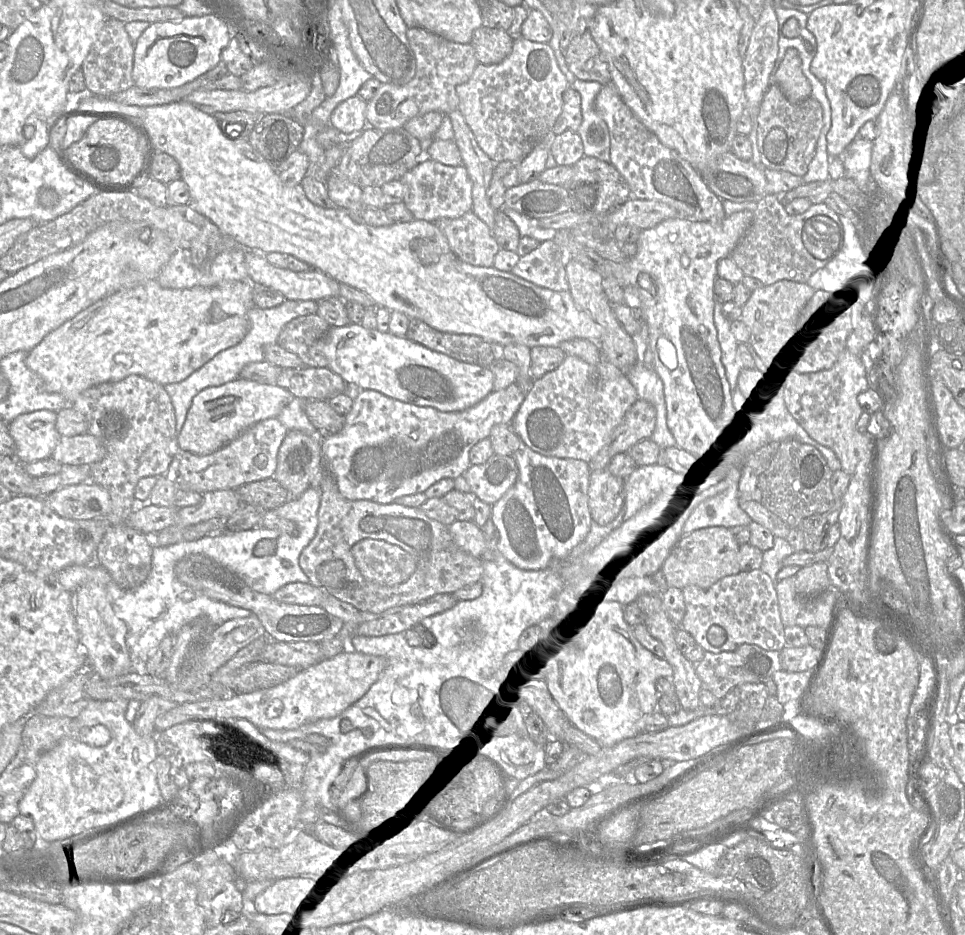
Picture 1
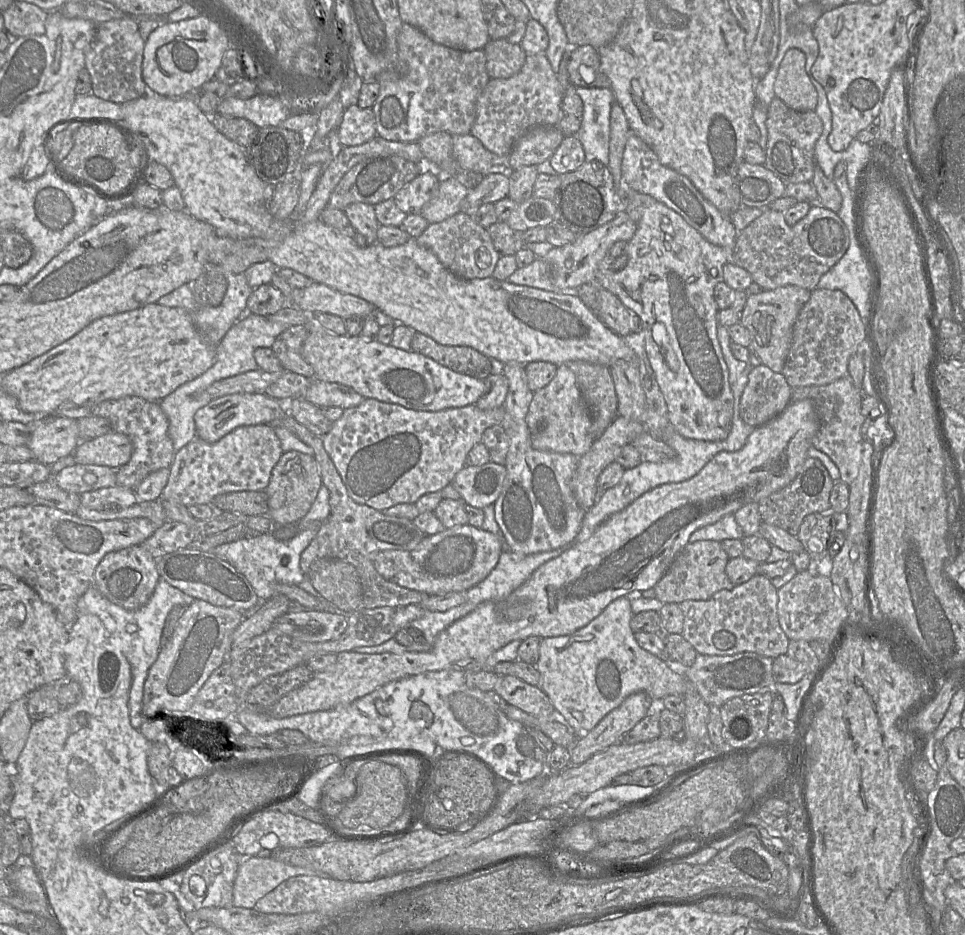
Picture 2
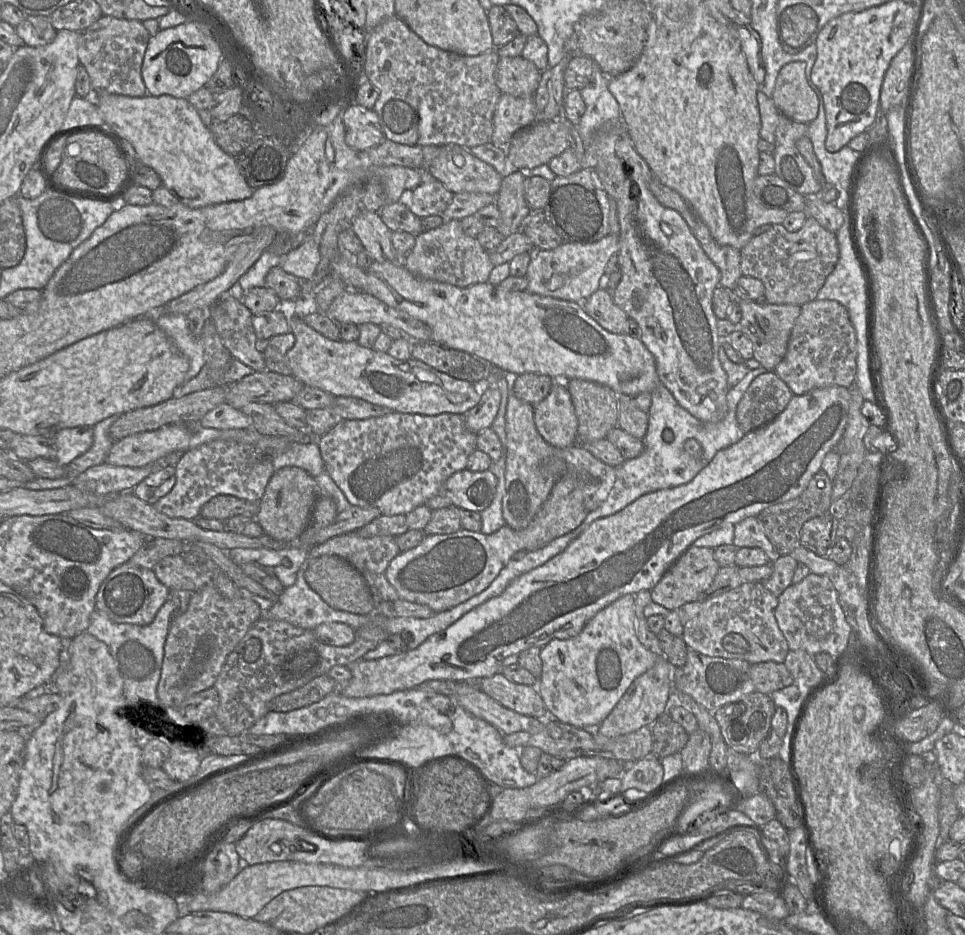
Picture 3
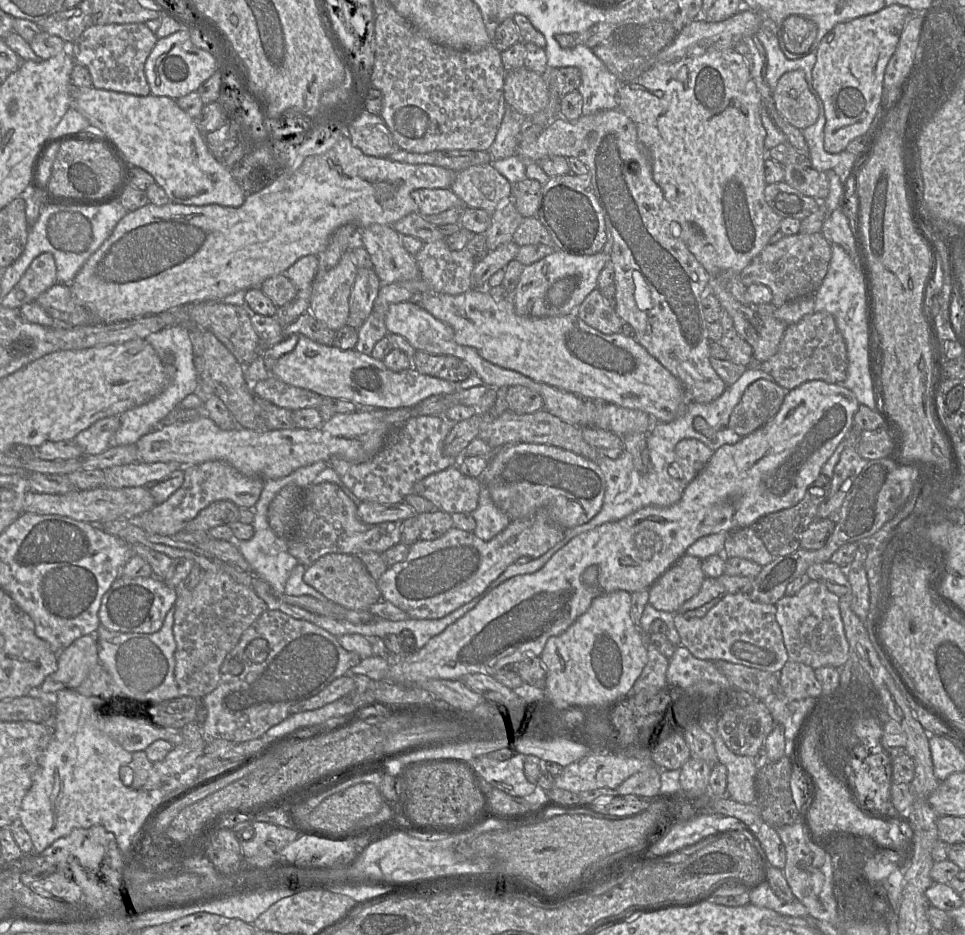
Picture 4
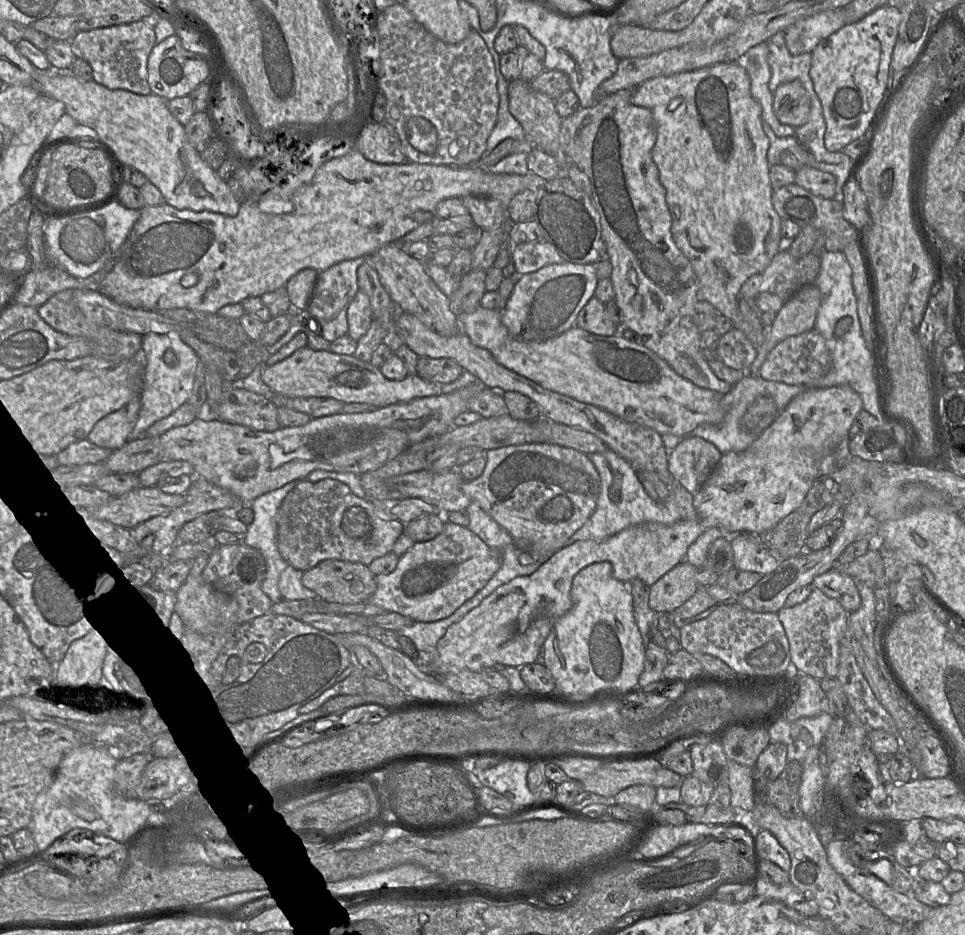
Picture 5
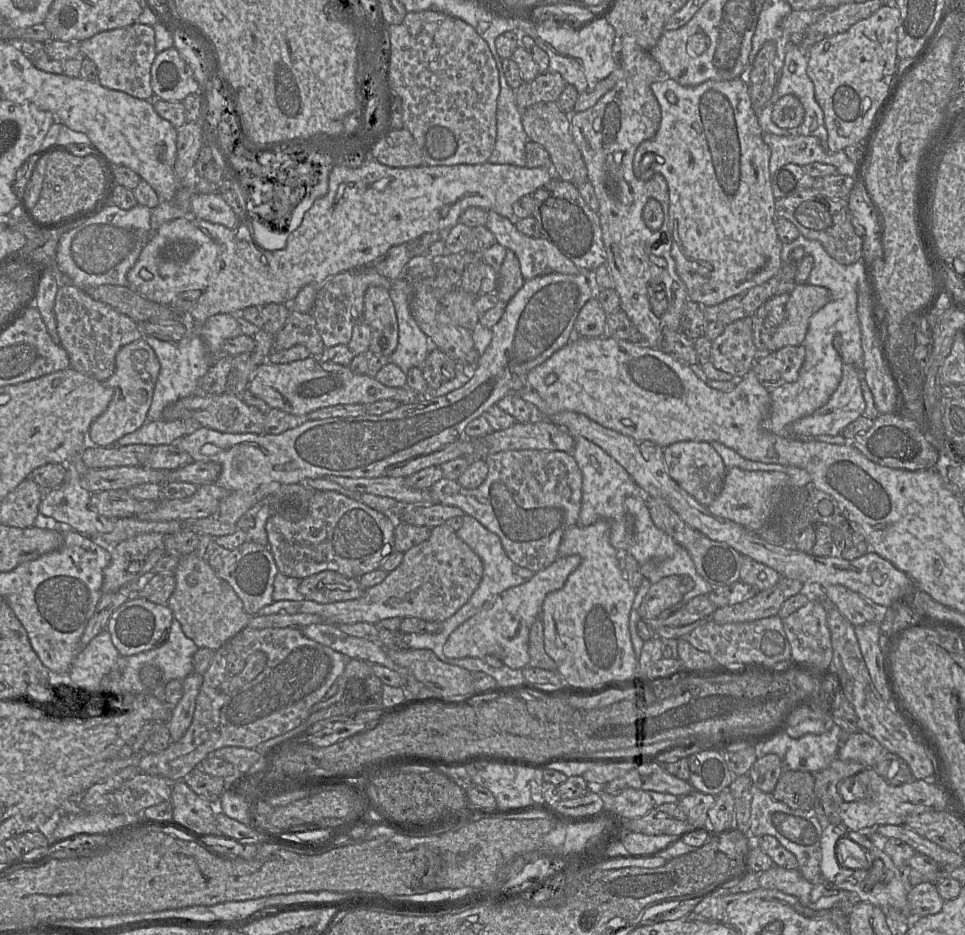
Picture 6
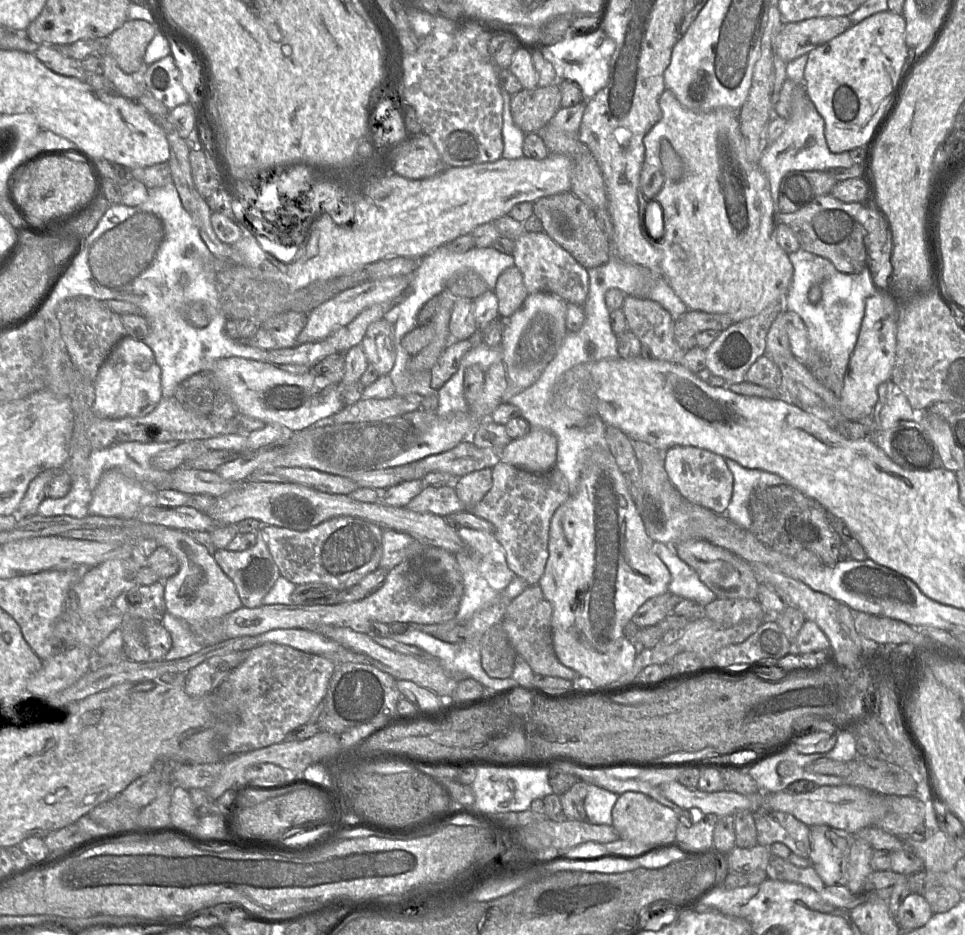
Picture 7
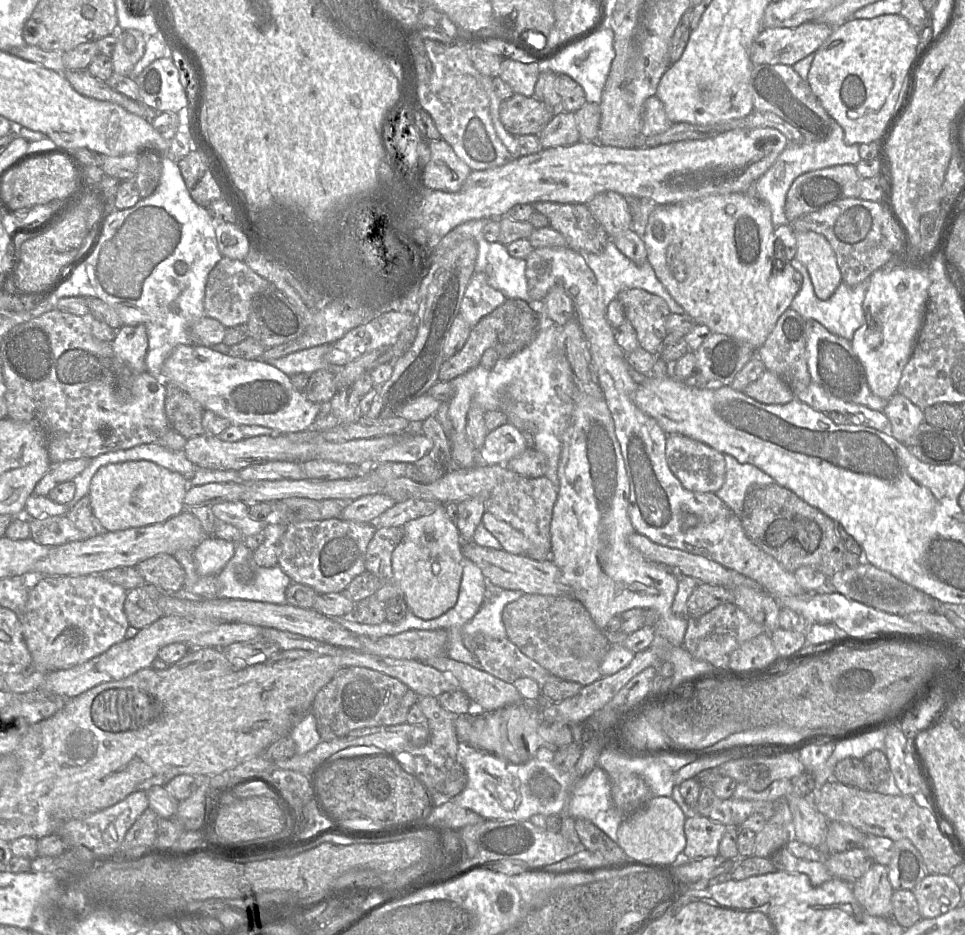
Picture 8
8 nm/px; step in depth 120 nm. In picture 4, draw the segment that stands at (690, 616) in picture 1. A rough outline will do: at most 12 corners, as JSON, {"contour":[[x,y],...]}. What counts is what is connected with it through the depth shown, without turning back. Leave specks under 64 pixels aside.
{"contour":[[726,594],[702,617],[674,613],[703,660],[779,673],[776,605]]}

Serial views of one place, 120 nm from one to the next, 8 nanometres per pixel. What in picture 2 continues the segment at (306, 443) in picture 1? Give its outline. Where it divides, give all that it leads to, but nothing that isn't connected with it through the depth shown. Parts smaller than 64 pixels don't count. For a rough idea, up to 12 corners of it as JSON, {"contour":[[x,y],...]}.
{"contour":[[283,452],[264,490],[274,526],[300,521],[321,484],[314,456]]}

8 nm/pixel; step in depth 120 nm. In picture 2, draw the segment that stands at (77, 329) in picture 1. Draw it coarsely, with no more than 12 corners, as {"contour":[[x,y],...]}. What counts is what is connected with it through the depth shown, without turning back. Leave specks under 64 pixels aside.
{"contour":[[190,312],[93,321],[7,372],[25,412],[160,401],[212,366]]}

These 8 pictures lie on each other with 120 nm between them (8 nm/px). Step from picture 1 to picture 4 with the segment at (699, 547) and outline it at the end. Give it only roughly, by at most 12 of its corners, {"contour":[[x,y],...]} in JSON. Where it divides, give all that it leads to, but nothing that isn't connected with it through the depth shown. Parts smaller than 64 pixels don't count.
{"contour":[[684,554],[649,588],[649,603],[676,613],[706,578]]}

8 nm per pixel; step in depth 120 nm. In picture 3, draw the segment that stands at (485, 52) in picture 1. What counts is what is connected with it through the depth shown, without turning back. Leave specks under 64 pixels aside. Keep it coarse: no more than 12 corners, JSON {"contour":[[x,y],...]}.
{"contour":[[522,55],[500,57],[502,94],[534,96],[542,71]]}

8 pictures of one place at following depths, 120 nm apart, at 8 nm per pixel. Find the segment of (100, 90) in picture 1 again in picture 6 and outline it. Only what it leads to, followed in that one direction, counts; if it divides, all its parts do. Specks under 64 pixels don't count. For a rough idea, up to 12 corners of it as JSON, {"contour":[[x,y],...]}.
{"contour":[[152,26],[79,43],[105,88],[153,99]]}

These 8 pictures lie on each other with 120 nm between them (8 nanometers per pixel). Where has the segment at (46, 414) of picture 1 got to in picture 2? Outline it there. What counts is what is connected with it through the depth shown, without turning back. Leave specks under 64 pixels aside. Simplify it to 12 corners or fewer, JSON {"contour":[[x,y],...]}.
{"contour":[[44,416],[29,424],[33,459],[50,466],[80,442],[77,420]]}

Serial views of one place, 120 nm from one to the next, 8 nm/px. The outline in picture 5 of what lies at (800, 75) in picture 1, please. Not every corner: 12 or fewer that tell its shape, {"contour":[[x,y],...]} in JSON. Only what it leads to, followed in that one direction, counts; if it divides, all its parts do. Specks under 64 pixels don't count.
{"contour":[[799,80],[773,93],[780,122],[798,128],[810,117],[811,100]]}

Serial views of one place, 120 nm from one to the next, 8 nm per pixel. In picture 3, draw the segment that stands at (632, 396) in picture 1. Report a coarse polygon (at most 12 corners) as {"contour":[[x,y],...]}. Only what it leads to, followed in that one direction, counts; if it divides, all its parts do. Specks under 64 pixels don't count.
{"contour":[[565,380],[534,407],[542,438],[556,448],[578,441]]}

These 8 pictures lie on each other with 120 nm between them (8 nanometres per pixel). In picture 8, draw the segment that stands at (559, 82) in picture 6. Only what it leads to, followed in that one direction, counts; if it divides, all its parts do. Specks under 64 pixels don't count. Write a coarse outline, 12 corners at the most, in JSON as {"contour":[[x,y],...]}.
{"contour":[[514,94],[502,101],[499,116],[515,135],[538,135],[554,110]]}

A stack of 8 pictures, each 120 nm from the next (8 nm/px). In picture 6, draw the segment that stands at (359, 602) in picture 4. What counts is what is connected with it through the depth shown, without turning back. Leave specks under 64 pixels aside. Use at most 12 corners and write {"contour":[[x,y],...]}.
{"contour":[[330,570],[302,579],[298,591],[317,603],[354,600],[357,578]]}

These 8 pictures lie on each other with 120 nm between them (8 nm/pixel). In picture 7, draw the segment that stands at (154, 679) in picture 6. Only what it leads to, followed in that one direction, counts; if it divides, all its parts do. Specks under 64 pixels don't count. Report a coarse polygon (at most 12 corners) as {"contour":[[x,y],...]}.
{"contour":[[167,612],[160,620],[172,638],[163,661],[198,653],[203,642],[190,626]]}

